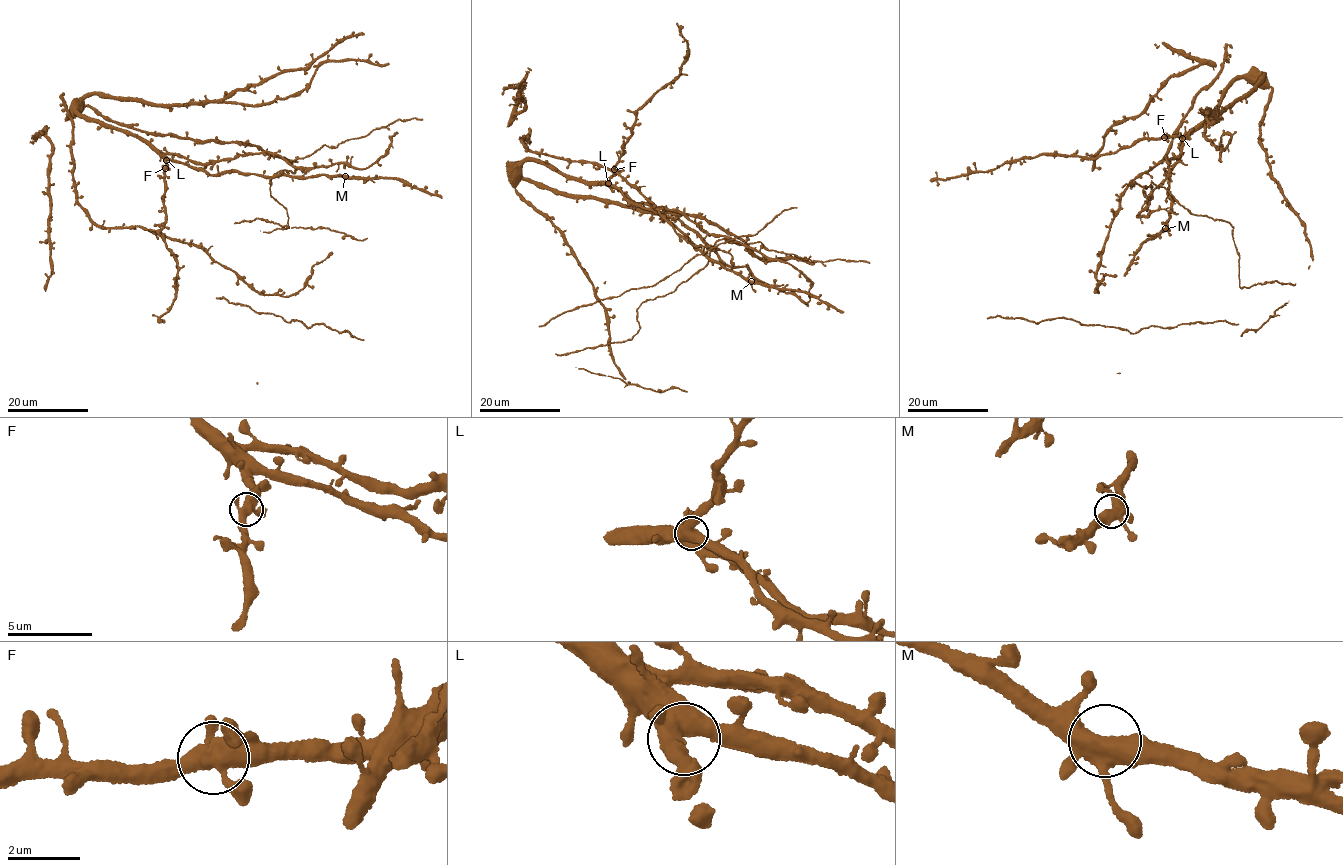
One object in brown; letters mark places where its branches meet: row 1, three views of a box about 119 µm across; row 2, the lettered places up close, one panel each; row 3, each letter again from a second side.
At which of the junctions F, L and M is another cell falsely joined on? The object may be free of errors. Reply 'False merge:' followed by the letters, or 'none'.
False merge: none

